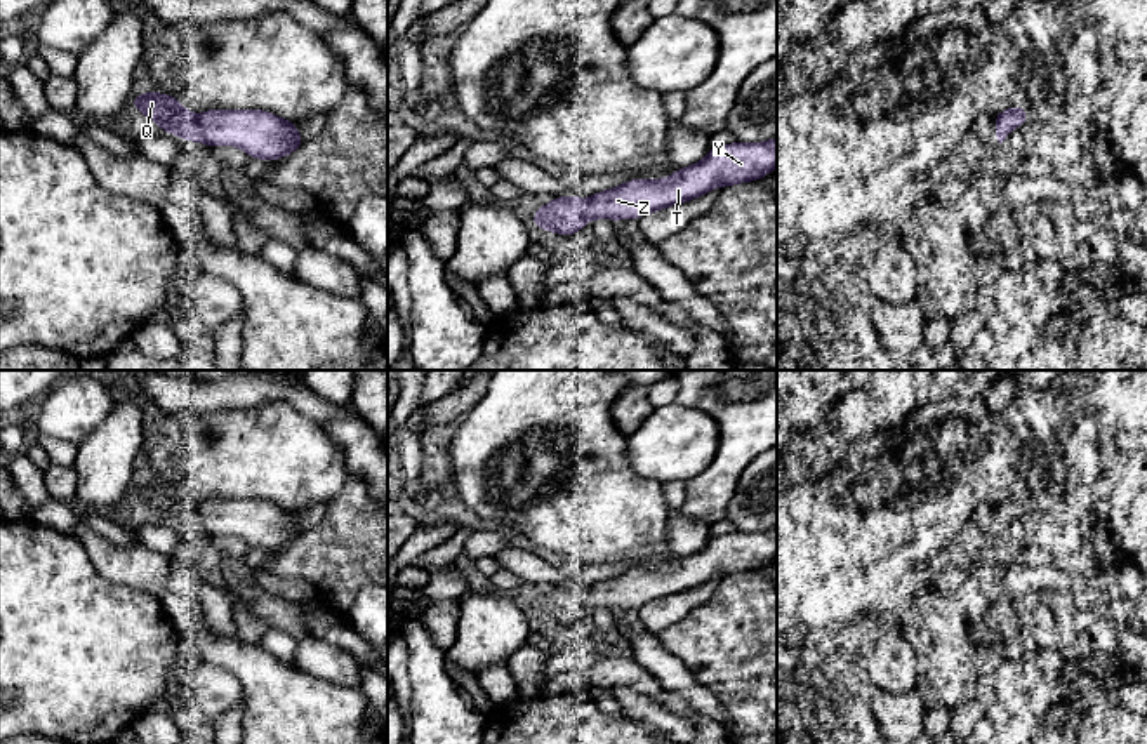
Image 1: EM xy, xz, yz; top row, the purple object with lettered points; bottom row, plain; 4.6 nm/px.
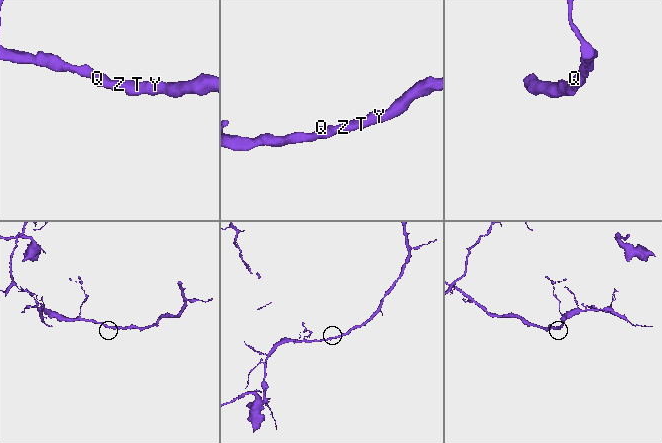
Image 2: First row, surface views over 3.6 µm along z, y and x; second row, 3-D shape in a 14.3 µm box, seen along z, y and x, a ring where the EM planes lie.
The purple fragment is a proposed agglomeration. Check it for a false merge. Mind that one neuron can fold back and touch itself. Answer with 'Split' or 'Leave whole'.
Leave whole

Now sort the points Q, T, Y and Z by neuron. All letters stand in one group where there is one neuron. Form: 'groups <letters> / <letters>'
groups Q T Y Z

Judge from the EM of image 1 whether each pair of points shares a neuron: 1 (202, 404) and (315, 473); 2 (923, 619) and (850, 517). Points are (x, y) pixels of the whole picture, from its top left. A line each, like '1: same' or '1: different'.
1: different
2: different

